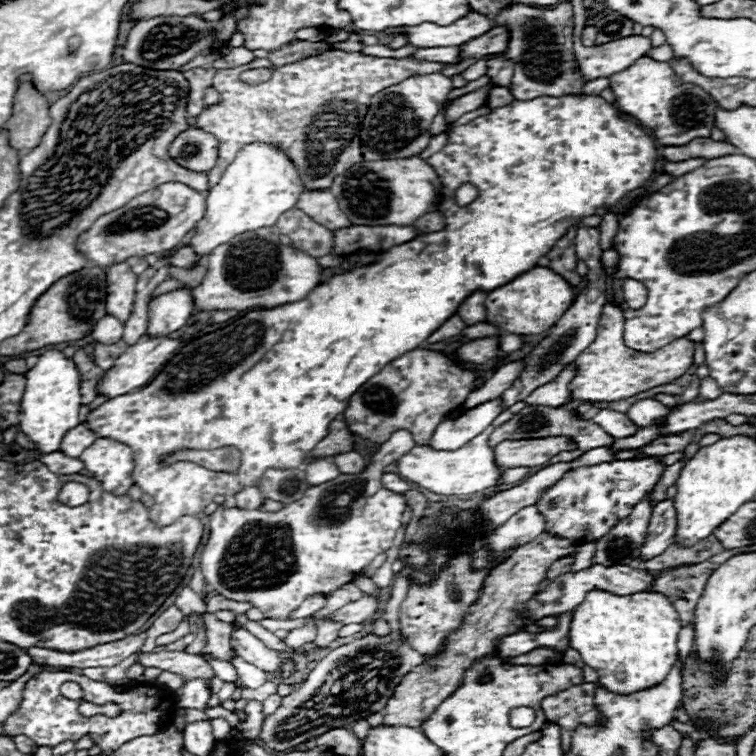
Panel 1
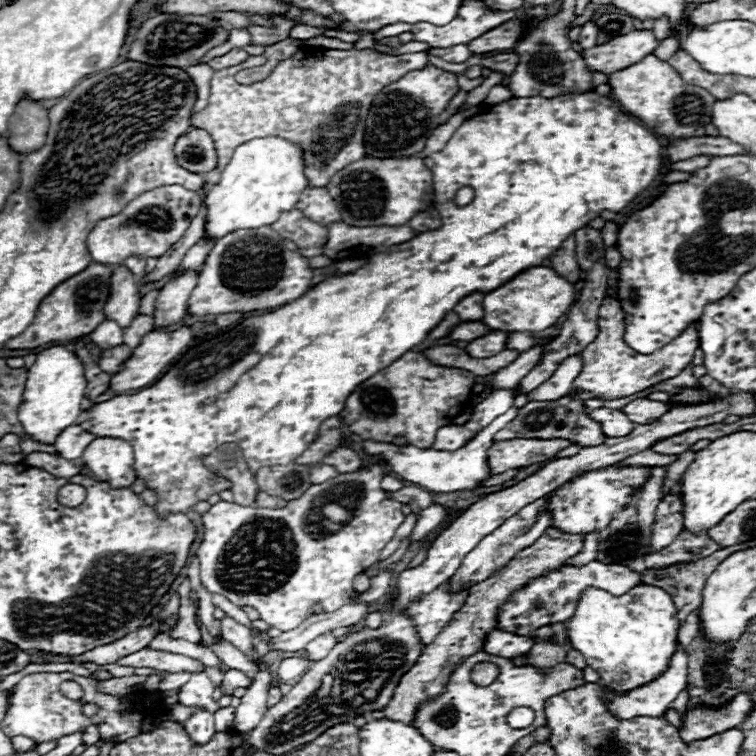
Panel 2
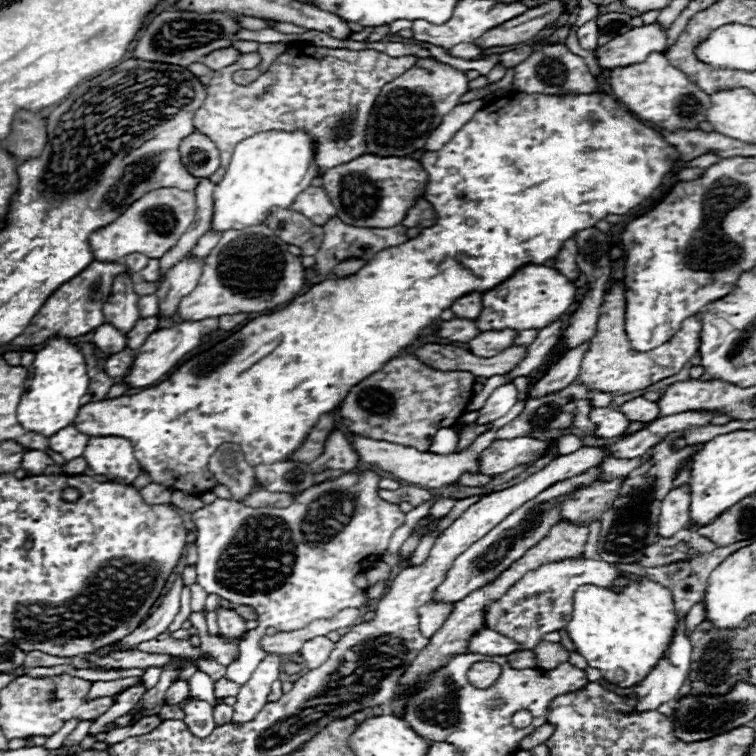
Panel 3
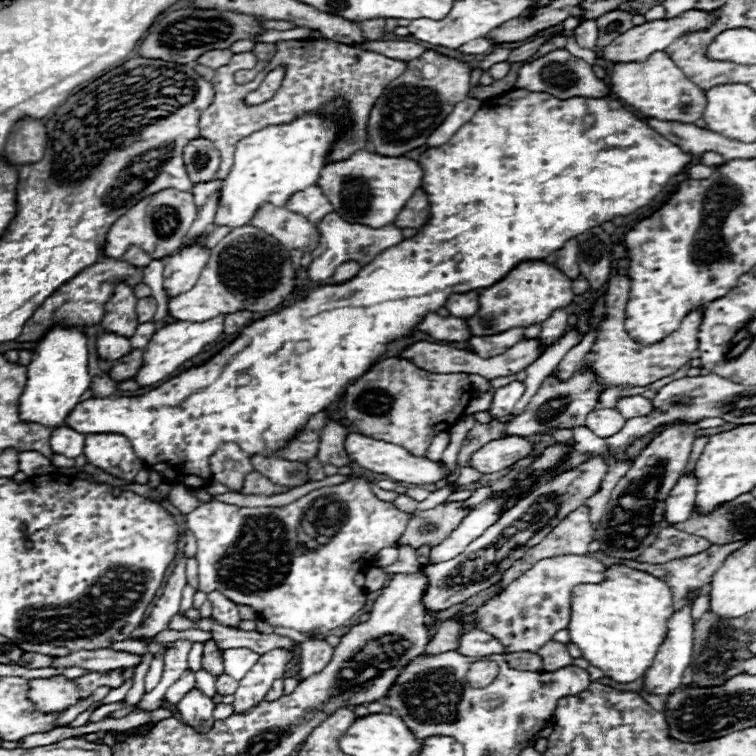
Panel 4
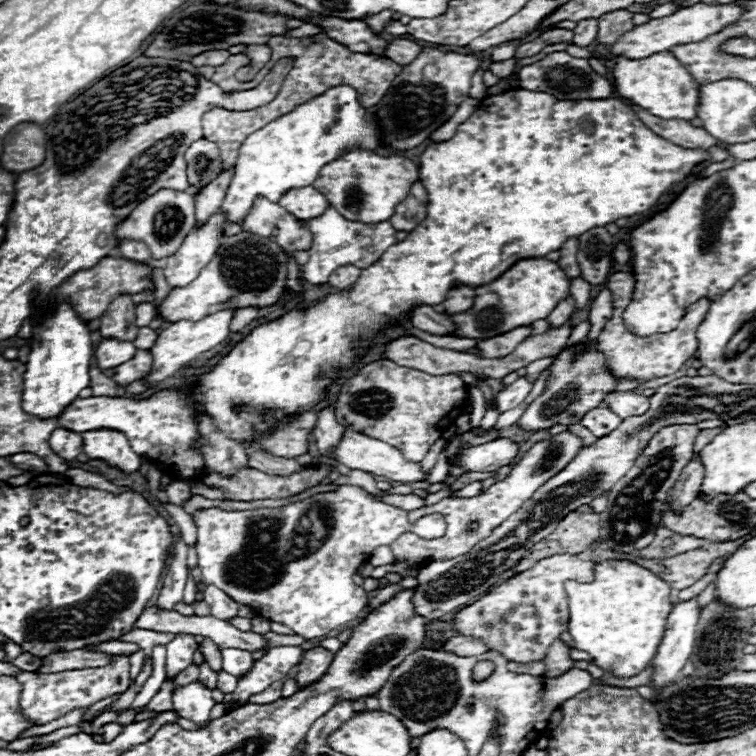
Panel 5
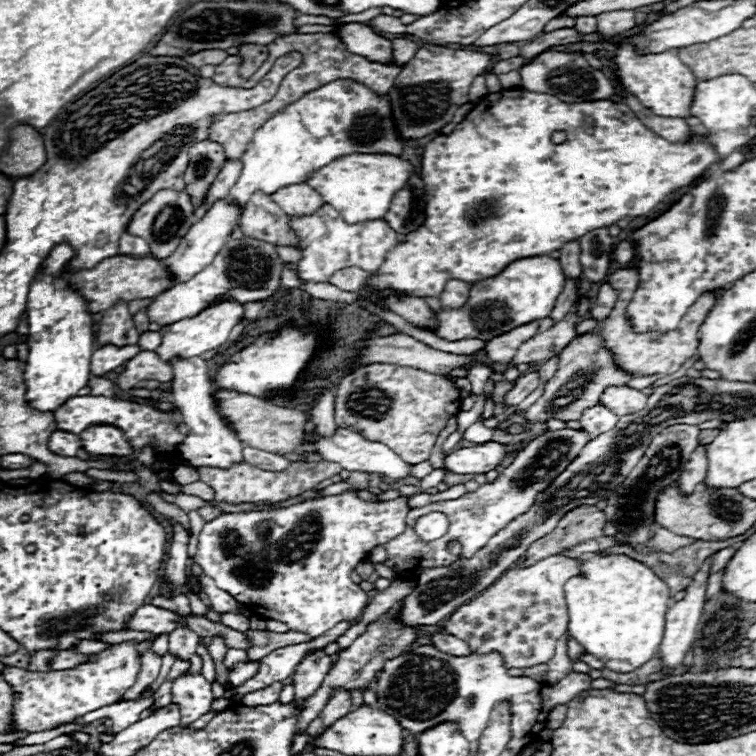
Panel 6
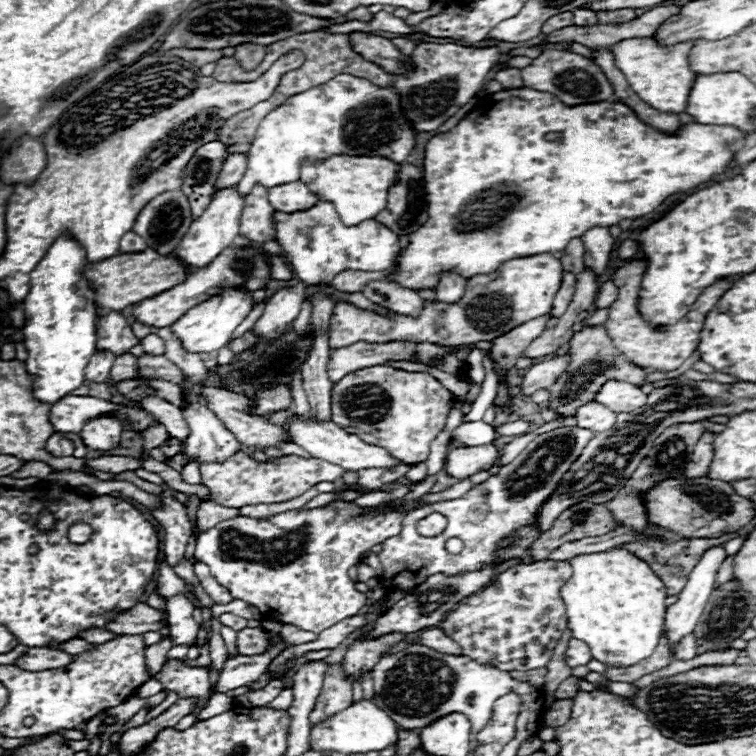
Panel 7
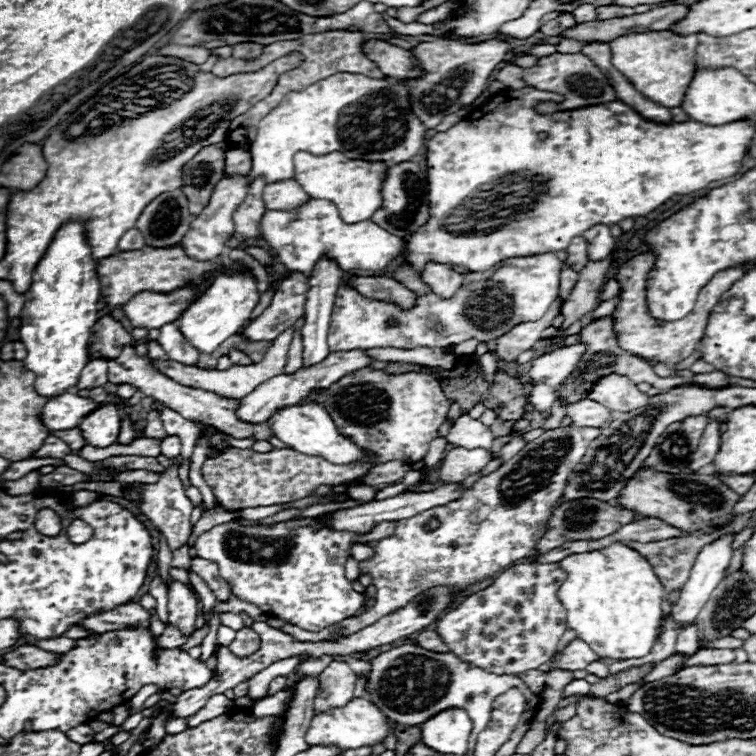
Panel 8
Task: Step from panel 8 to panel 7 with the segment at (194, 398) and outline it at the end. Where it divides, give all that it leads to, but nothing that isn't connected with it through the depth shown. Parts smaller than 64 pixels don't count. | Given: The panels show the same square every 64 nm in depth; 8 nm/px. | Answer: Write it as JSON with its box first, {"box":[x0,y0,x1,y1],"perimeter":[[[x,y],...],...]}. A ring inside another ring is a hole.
{"box":[110,352,294,446],"perimeter":[[[124,352],[122,356],[118,356],[118,360],[114,360],[114,368],[110,370],[110,378],[114,382],[138,378],[138,362],[136,360],[138,358],[130,356],[130,352]],[[140,380],[140,382],[146,382],[150,388],[154,388],[158,398],[174,404],[176,408],[182,406],[184,390],[182,390],[180,384],[172,384],[172,382],[166,382],[166,380]],[[204,388],[202,394],[208,402],[208,408],[218,416],[218,420],[222,420],[222,424],[226,424],[226,428],[230,432],[234,432],[238,442],[242,442],[246,446],[274,446],[276,442],[286,442],[286,434],[282,430],[282,424],[290,416],[294,416],[294,412],[282,410],[282,412],[276,412],[276,414],[270,414],[270,416],[264,416],[264,418],[254,418],[254,416],[244,412],[246,406],[250,404],[250,398],[244,396],[244,394],[236,394],[236,392],[220,390],[220,388]]]}

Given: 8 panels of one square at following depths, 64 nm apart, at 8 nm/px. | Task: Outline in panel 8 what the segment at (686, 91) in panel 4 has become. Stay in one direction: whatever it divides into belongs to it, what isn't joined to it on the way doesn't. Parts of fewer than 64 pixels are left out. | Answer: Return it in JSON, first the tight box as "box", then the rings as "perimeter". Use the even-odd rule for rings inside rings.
{"box":[610,30,698,108],"perimeter":[[[660,30],[644,34],[638,32],[624,34],[618,40],[610,42],[610,52],[612,52],[612,64],[634,84],[638,92],[642,92],[656,104],[674,108],[680,106],[688,90],[688,84],[694,78],[696,46],[698,46],[696,36],[678,36],[676,32]]]}

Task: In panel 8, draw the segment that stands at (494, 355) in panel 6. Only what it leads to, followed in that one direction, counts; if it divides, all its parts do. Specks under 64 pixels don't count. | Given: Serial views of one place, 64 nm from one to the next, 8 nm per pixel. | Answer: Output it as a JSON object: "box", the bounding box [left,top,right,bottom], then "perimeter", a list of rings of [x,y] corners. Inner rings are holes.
{"box":[496,298,562,362],"perimeter":[[[556,298],[556,302],[548,308],[548,312],[546,312],[546,316],[542,316],[542,320],[530,322],[530,324],[518,324],[518,328],[512,328],[506,336],[500,336],[496,340],[498,342],[496,354],[508,362],[516,360],[520,352],[532,348],[538,342],[538,334],[542,330],[546,330],[548,326],[552,326],[552,320],[560,314],[560,310],[562,310],[562,300]]]}

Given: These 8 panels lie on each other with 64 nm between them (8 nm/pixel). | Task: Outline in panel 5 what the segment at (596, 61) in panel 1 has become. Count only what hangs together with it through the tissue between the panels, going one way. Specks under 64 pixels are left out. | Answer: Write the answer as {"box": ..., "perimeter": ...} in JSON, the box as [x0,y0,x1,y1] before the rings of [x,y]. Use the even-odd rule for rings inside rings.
{"box":[612,2,744,58],"perimeter":[[[698,2],[694,6],[688,6],[688,8],[674,12],[672,16],[654,18],[648,24],[636,26],[630,32],[622,34],[622,38],[616,44],[612,44],[612,54],[616,54],[616,56],[626,54],[628,58],[646,58],[646,56],[652,56],[656,52],[670,50],[672,46],[678,46],[678,44],[698,42],[698,40],[704,40],[706,36],[718,34],[718,32],[722,32],[722,28],[728,28],[730,24],[734,24],[734,20],[738,20],[738,16],[742,16],[742,12],[744,12],[744,8],[736,2],[712,4],[712,6]]]}

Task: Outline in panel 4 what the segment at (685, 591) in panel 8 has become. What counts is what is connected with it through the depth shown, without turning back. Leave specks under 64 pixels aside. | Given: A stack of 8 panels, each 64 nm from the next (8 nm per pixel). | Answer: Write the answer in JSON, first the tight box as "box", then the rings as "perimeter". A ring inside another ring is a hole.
{"box":[644,604,694,694],"perimeter":[[[692,604],[674,612],[668,620],[668,634],[654,658],[652,666],[644,674],[644,690],[652,694],[670,694],[680,686],[682,672],[688,668],[692,658],[694,642],[694,620]]]}

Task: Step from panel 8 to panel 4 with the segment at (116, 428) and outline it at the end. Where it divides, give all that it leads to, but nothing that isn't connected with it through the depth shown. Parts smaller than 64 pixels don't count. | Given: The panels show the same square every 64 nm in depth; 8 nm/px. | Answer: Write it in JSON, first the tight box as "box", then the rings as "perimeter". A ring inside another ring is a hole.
{"box":[84,434,144,480],"perimeter":[[[88,434],[84,456],[90,464],[122,480],[132,480],[144,466],[134,454],[128,438],[122,434]]]}

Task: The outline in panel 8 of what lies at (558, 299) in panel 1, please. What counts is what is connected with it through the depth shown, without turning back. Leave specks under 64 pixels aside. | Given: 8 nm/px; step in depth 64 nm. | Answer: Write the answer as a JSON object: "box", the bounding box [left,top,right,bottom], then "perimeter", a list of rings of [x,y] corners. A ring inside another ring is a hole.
{"box":[328,254,562,352],"perimeter":[[[538,254],[538,256],[524,256],[524,258],[510,258],[502,260],[496,268],[492,268],[482,276],[474,278],[484,278],[484,280],[464,280],[462,288],[450,298],[440,298],[434,292],[416,296],[414,308],[398,308],[398,304],[382,304],[380,300],[366,300],[352,288],[338,288],[336,298],[334,298],[334,308],[332,308],[332,318],[330,318],[330,328],[328,328],[328,348],[330,352],[348,352],[348,350],[368,350],[368,348],[402,348],[402,350],[412,350],[418,346],[428,346],[428,348],[450,348],[456,346],[464,340],[476,338],[480,342],[494,340],[506,332],[512,330],[512,326],[522,324],[522,322],[534,322],[540,320],[550,304],[558,298],[558,288],[560,288],[560,270],[562,262],[556,258],[556,254]],[[394,316],[398,320],[396,326],[386,326],[386,320]]]}

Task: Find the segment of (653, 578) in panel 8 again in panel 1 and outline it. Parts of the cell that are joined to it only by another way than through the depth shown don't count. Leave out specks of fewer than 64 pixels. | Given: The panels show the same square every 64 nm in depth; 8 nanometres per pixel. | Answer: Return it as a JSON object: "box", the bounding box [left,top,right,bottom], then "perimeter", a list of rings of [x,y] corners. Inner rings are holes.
{"box":[570,590,682,694],"perimeter":[[[590,590],[584,602],[572,614],[570,648],[578,650],[584,664],[598,672],[600,686],[616,694],[632,694],[632,692],[650,688],[666,678],[678,654],[676,640],[678,640],[680,628],[682,624],[680,624],[676,608],[660,592],[646,590],[646,592],[636,592],[630,596],[614,596],[604,590]]]}

